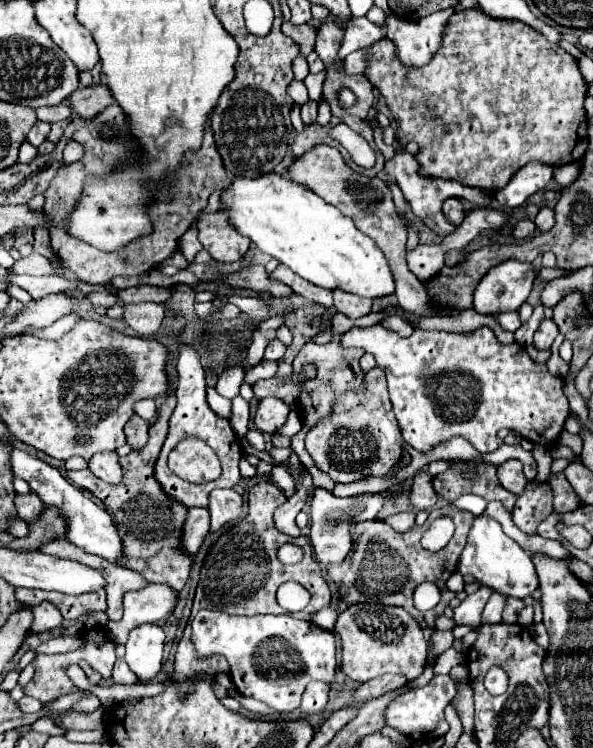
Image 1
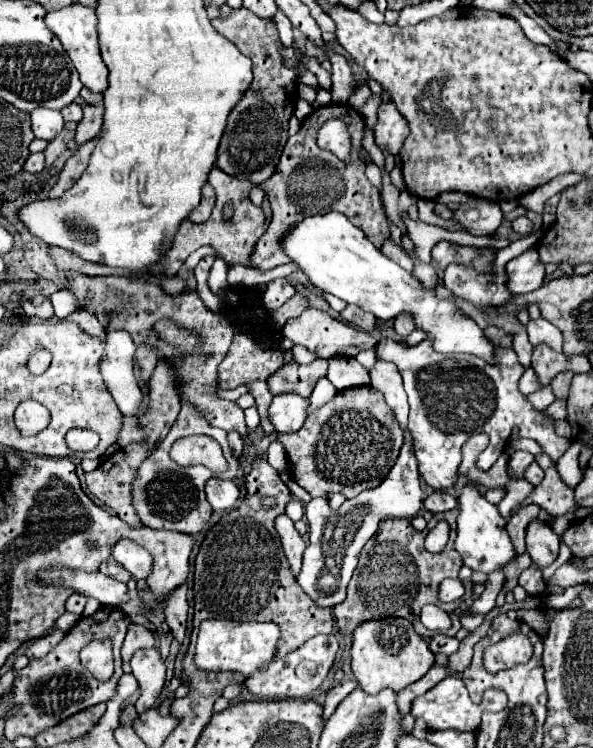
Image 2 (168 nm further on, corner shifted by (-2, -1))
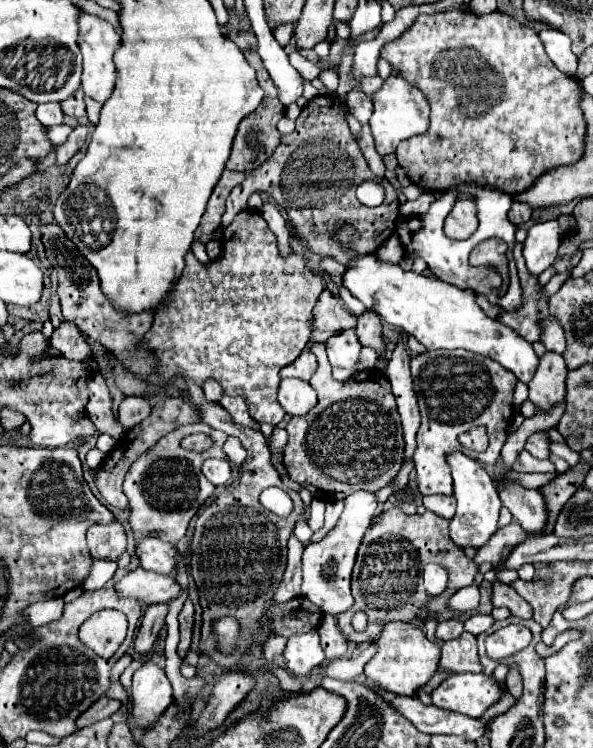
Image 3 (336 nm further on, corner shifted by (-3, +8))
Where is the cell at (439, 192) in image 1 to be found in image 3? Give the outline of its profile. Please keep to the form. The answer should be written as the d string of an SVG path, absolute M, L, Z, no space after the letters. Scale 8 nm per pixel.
M515 245L515 261L517 261L517 269L519 269L519 281L523 287L523 307L515 313L507 313L501 307L491 305L483 295L477 295L477 303L481 305L481 309L485 311L487 317L497 319L505 325L509 325L511 329L515 329L523 339L527 339L529 343L541 341L541 333L543 333L543 321L551 317L549 313L549 299L541 295L541 285L537 281L537 275L529 275L527 267L525 267L525 259L521 255L521 245Z

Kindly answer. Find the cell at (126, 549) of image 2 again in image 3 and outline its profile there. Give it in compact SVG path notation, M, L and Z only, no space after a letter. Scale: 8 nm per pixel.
M143 539L137 545L137 555L141 559L141 567L149 571L157 571L163 575L171 575L175 571L179 551L171 543L163 543L159 539Z

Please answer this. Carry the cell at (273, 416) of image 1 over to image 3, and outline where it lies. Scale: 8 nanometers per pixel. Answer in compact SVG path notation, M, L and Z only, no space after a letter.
M283 379L279 387L279 403L289 415L305 415L317 405L317 393L307 381Z

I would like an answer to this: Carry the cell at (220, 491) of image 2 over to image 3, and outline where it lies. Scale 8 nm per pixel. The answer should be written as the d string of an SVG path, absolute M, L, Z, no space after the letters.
M207 459L203 463L203 475L215 485L227 485L231 479L231 467L227 459Z

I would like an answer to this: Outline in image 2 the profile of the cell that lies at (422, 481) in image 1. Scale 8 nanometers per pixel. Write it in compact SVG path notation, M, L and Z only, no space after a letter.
M432 492L426 500L424 500L424 508L428 512L446 512L446 510L452 510L456 508L458 502L454 496L446 494L446 492Z

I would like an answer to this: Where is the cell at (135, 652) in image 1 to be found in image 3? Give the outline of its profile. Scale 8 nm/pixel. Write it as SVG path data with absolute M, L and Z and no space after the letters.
M145 661L133 675L131 717L137 729L149 729L171 705L173 693L165 671L153 661Z

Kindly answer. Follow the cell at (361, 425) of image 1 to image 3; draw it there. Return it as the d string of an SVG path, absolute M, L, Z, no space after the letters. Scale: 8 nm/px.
M315 343L311 347L311 351L315 353L317 361L319 361L319 369L317 373L311 377L311 387L317 391L317 405L301 415L301 417L293 417L287 425L287 445L285 445L285 467L289 473L289 479L293 479L295 483L299 483L301 487L307 487L309 491L313 491L313 495L317 497L317 489L325 491L325 493L333 493L333 495L341 495L343 499L355 491L377 491L381 487L385 487L401 469L403 463L403 449L405 449L405 441L403 441L403 429L401 429L401 419L397 413L397 405L389 387L389 379L385 379L385 373L379 369L367 369L361 371L357 375L353 375L347 381L335 381L331 377L331 363L327 359L325 353L325 345L323 343Z

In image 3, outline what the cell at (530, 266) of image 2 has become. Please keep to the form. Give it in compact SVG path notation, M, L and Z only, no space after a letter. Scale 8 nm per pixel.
M557 221L537 223L527 231L527 241L523 245L523 257L533 275L541 275L557 259L557 249L561 245L563 231Z

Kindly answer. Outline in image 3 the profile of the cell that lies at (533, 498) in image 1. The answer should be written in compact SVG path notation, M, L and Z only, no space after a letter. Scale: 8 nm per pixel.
M513 521L511 525L499 529L499 531L493 535L493 539L489 539L489 543L485 543L485 547L481 547L479 553L475 553L473 561L475 561L477 565L481 565L483 561L495 565L495 563L499 563L501 559L505 559L505 557L509 555L509 551L513 551L513 547L515 547L517 543L525 541L525 537L527 537L527 535L525 535L523 527Z

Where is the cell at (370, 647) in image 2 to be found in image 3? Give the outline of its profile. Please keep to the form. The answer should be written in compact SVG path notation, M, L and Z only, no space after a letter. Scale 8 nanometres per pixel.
M391 621L383 627L377 643L379 643L379 651L365 665L365 675L367 679L381 683L385 689L397 695L415 695L417 689L425 687L429 679L437 673L439 659L441 659L441 647L429 641L425 633L417 629L415 625L403 623L403 621Z

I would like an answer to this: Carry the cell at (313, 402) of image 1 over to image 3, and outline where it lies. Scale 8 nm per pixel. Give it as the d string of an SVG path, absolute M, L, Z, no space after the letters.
M325 289L317 301L315 307L315 319L313 319L313 331L345 331L357 325L357 317L343 307L343 301L335 297L329 289Z

